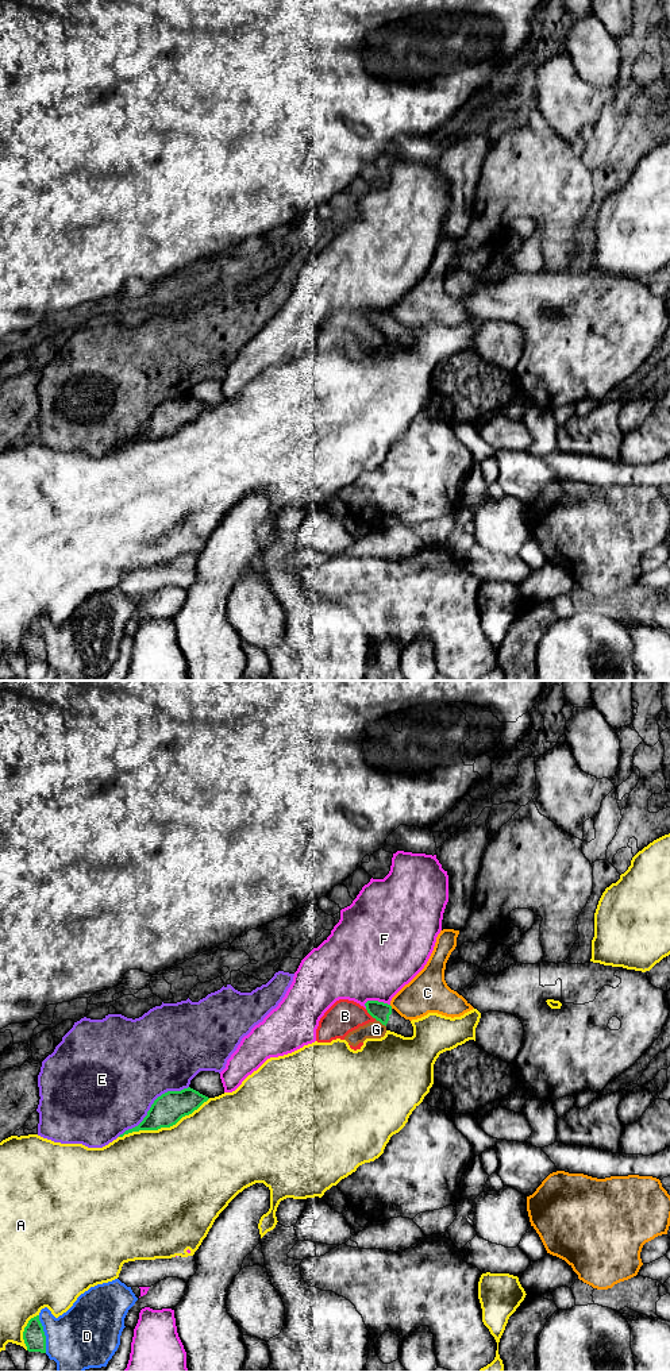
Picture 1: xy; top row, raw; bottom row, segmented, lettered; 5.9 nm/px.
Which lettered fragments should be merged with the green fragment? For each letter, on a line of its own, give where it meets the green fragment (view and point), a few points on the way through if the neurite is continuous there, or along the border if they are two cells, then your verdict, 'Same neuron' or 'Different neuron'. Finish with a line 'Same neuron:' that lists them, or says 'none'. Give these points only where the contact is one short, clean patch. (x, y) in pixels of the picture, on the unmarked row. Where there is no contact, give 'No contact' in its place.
A: Touches green at xy (164, 435). Different neuron
B: Touches green at xy (370, 323). Different neuron
C: Touches green at xy (391, 315). Different neuron
D: Touches green at xy (43, 643). Different neuron
E: Touches green at xy (151, 415). Different neuron
F: Touches green at xy (377, 309). Different neuron
G: Touches green at xy (381, 331). Boundary: xy (376, 327), (385, 335). Different neuron
Same neuron: none

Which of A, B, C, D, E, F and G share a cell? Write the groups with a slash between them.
A / B E G / C / D / F

